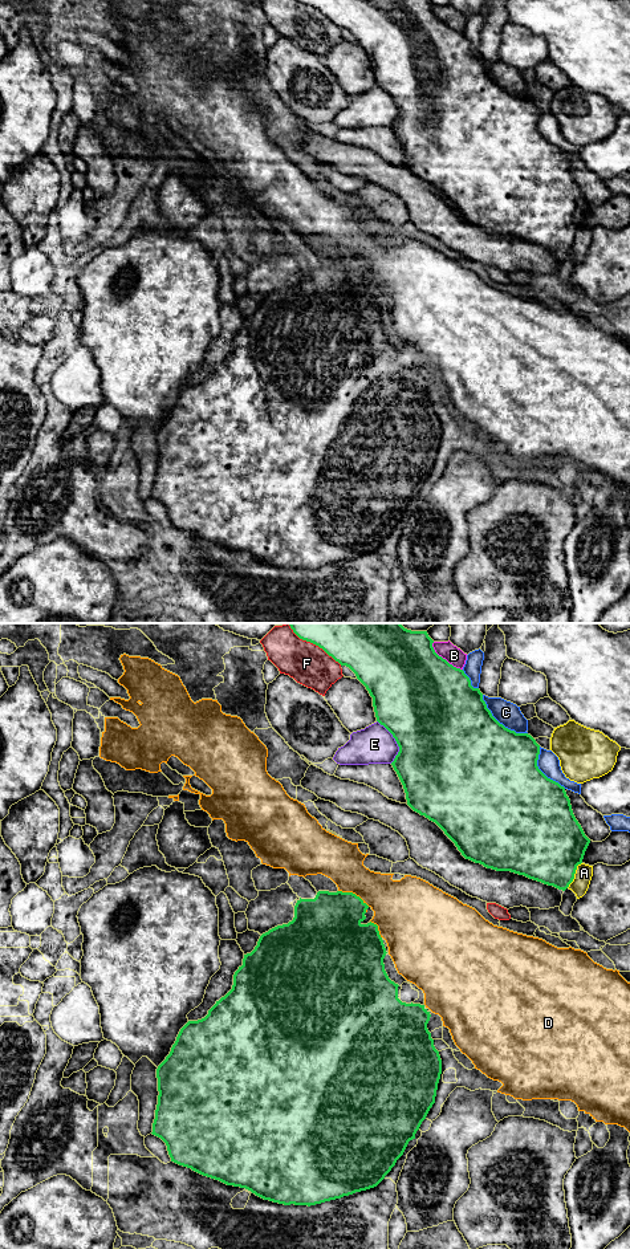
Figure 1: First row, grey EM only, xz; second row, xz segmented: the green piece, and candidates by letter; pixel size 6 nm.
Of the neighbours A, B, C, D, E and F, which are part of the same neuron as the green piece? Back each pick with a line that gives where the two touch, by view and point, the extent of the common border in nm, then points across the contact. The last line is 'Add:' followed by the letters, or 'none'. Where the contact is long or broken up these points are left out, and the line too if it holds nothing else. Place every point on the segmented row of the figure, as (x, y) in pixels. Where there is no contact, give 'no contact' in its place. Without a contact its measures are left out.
Add: none

